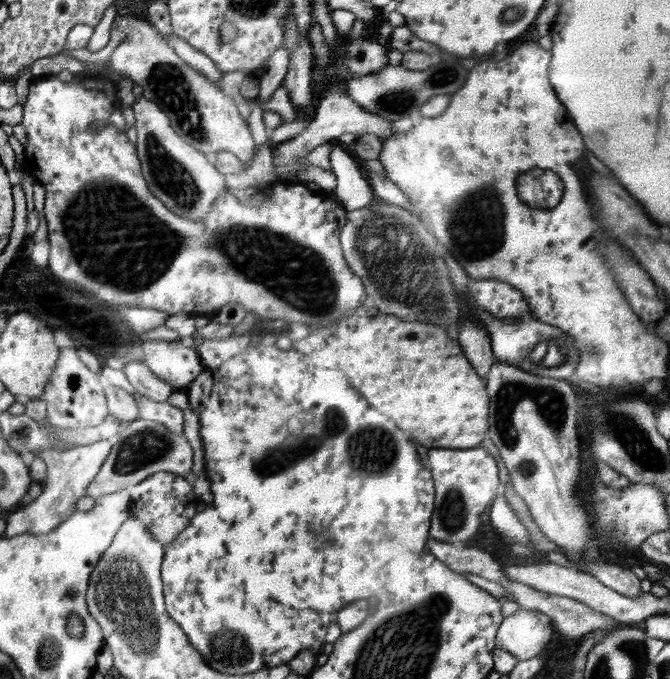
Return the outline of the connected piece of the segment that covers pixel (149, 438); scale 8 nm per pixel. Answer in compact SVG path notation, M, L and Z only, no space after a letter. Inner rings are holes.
M138 418L124 432L119 432L119 437L120 442L113 443L114 448L111 448L103 467L98 471L95 480L88 485L86 491L89 497L96 499L105 494L120 492L160 471L185 478L191 475L194 451L183 434L173 433L159 422Z

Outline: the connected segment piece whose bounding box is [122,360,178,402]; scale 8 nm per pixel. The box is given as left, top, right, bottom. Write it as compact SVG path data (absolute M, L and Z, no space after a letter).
M141 360L127 363L122 371L136 392L156 402L167 402L172 393L178 390L158 378Z

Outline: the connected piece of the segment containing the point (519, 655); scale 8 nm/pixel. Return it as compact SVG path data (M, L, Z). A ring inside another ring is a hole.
M519 608L498 627L495 648L509 652L519 661L528 660L542 652L552 632L553 622L546 614Z

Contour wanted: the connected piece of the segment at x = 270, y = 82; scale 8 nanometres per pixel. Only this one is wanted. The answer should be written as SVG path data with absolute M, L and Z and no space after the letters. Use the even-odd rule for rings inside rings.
M278 48L270 56L267 68L260 76L258 100L262 103L268 102L274 91L283 84L284 77L288 72L290 62L290 51L286 48Z

